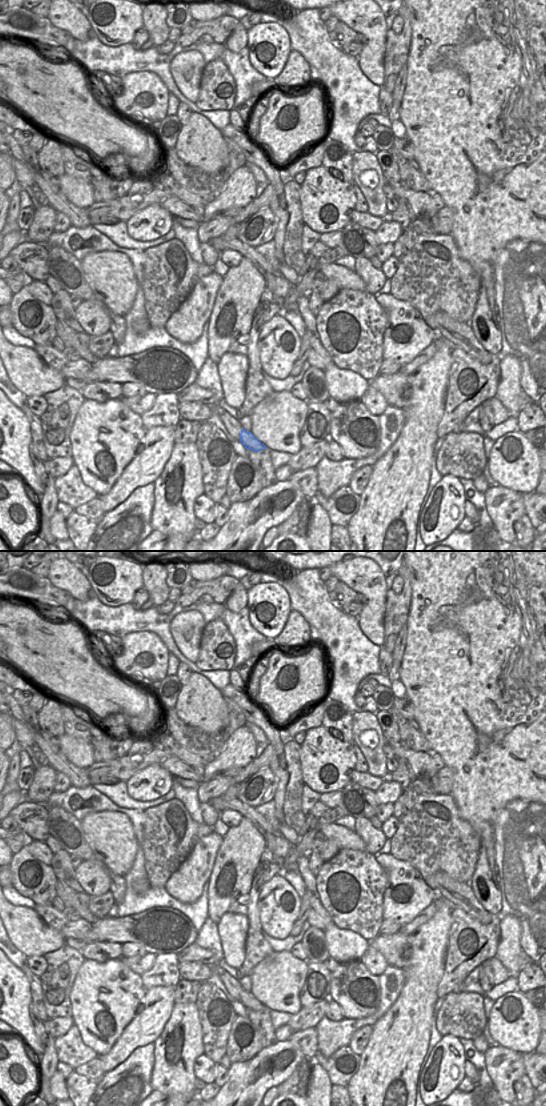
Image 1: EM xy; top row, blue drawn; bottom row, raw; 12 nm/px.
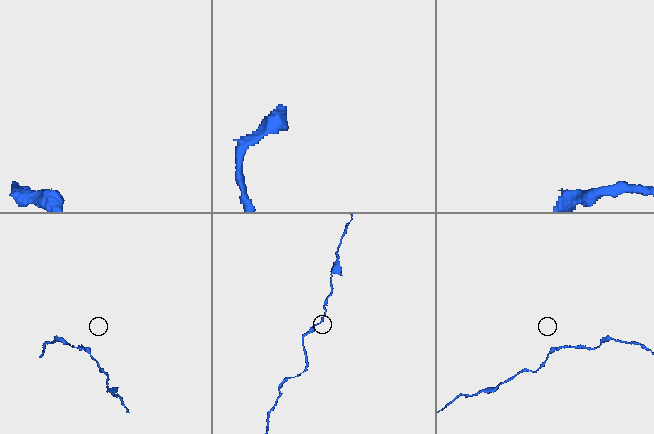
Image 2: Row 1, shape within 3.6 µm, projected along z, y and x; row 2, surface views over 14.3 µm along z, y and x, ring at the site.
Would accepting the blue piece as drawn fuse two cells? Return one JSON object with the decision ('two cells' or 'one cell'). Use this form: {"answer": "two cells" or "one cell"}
{"answer": "one cell"}

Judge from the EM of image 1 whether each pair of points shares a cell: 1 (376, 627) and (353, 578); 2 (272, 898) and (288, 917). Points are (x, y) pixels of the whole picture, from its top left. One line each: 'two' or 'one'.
1: one
2: one

